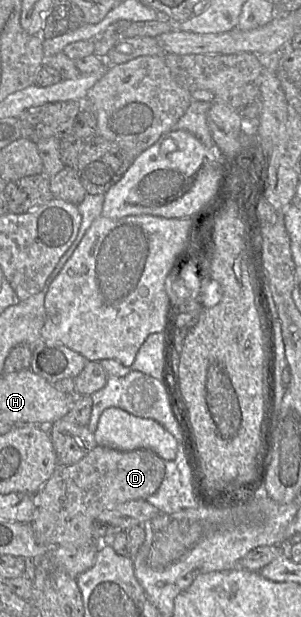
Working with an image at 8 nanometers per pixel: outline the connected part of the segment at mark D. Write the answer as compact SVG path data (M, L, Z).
M97 445L79 462L57 466L51 478L35 494L36 513L31 521L37 540L49 547L93 545L93 525L98 515L117 504L146 500L160 487L165 477L165 461L151 450L120 451Z

